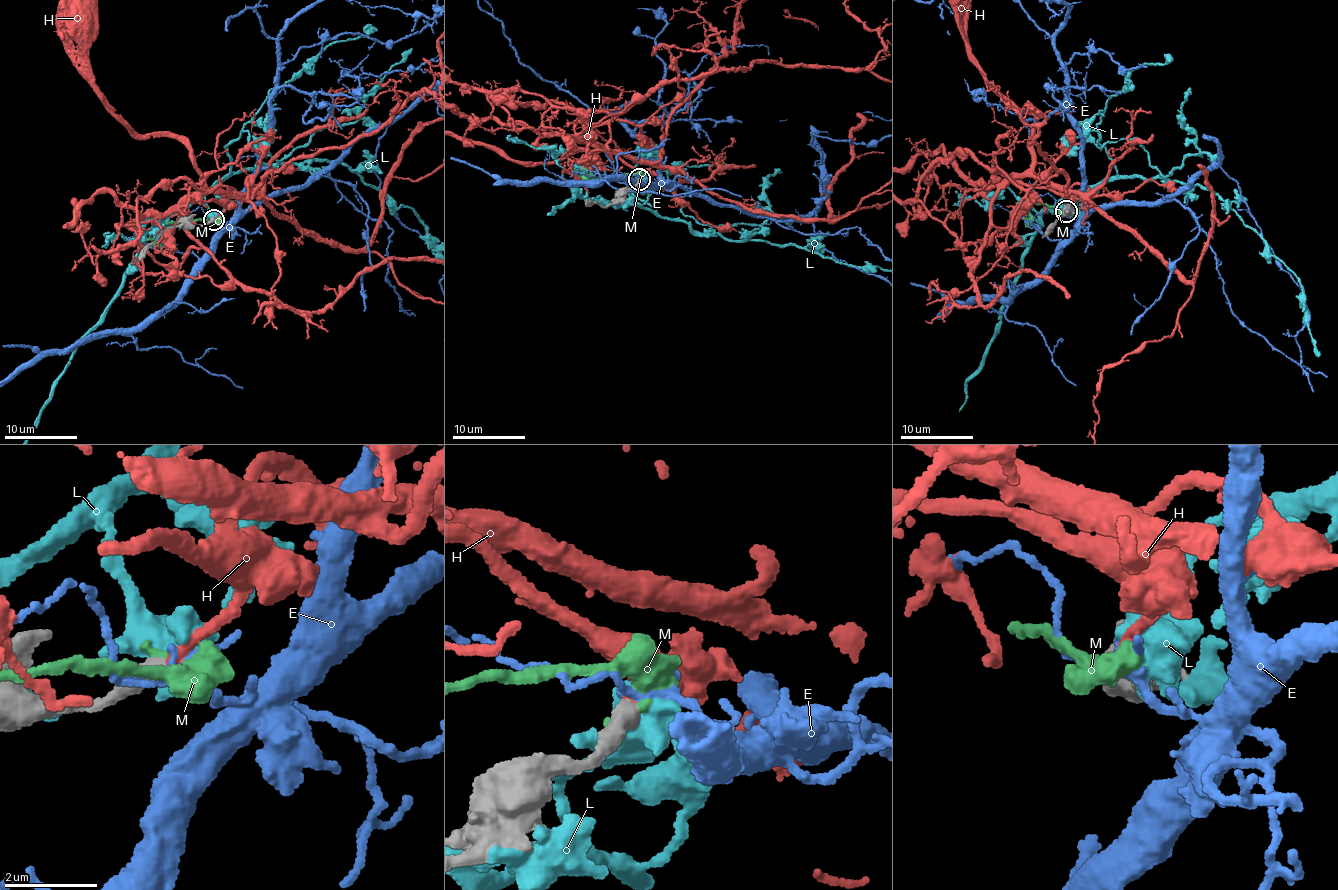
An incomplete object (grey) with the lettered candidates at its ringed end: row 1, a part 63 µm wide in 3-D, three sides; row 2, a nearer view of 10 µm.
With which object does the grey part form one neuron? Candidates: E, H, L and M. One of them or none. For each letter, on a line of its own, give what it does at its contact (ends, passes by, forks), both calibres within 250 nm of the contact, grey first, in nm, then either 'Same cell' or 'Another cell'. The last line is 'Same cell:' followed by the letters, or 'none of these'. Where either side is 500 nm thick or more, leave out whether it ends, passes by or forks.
E: It forks there. Thickness 440 nm (grey) against 140 nm. Another cell
H: It ends there. Thickness 440 nm (grey) against 220 nm. Same cell
L: Thickness 480 nm (grey) against 550 nm. Another cell
M: It ends there. Thickness 480 nm (grey) against 460 nm. Another cell
Same cell: H

